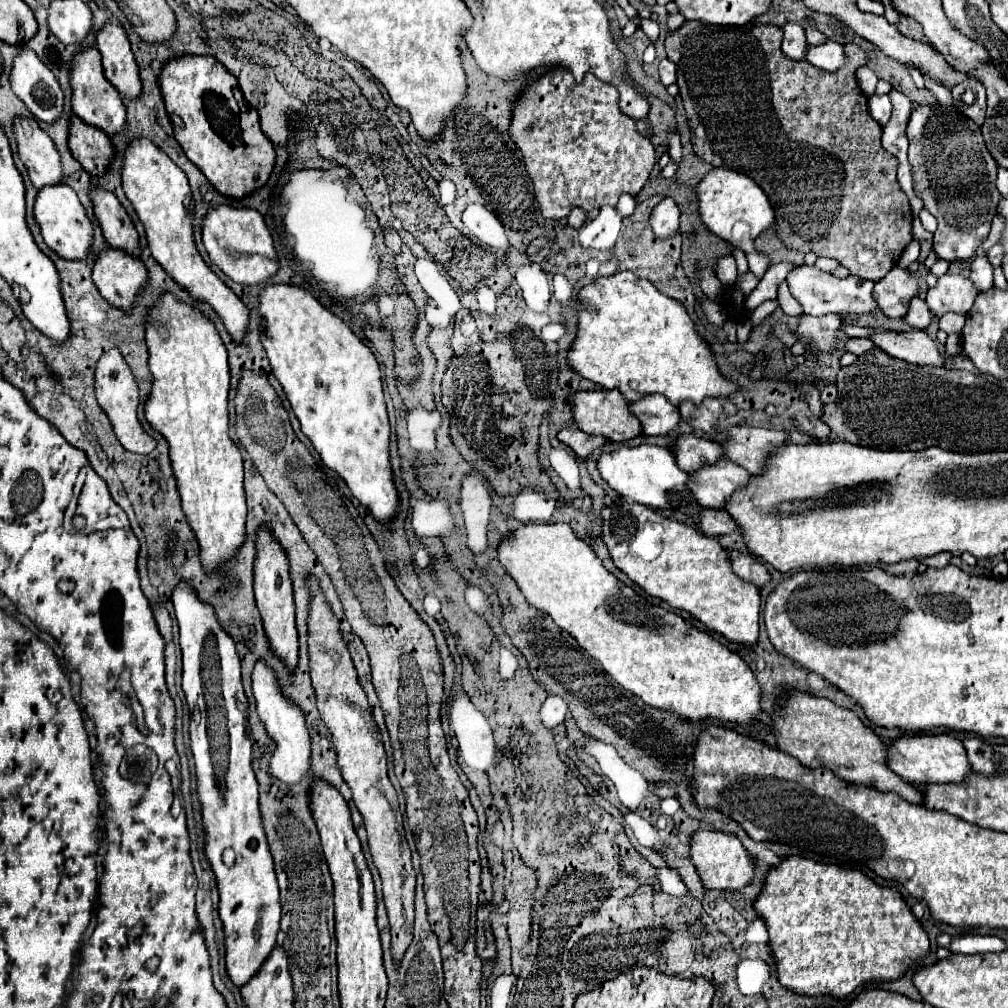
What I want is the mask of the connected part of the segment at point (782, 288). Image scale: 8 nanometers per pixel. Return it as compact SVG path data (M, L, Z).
M785 282L779 284L779 292L777 292L777 300L779 300L779 306L781 310L787 314L787 316L799 316L803 312L801 304L791 296L789 292L789 286Z

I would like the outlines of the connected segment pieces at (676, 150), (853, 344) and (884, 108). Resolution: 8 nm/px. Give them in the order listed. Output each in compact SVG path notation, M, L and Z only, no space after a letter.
M678 132L669 134L669 155L671 161L679 165L682 158L682 144Z
M851 338L851 340L847 340L845 348L847 348L849 352L861 356L863 352L869 352L869 350L873 348L873 342L871 342L869 338Z
M871 96L869 114L873 116L873 120L877 120L881 126L885 126L893 114L893 104L891 104L889 96Z

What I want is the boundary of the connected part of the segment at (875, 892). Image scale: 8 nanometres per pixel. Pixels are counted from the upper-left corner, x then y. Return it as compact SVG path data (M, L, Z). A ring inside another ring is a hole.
M789 856L767 874L765 888L755 900L755 910L769 928L779 982L803 996L833 996L843 1000L863 984L901 980L905 970L919 966L929 954L927 934L899 890L877 886L859 870Z

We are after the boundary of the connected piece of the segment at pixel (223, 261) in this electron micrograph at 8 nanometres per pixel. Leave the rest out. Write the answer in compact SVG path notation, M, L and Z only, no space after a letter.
M217 206L215 210L209 210L203 222L203 244L211 262L237 284L255 286L267 282L279 272L279 258L271 232L257 210L231 206Z

